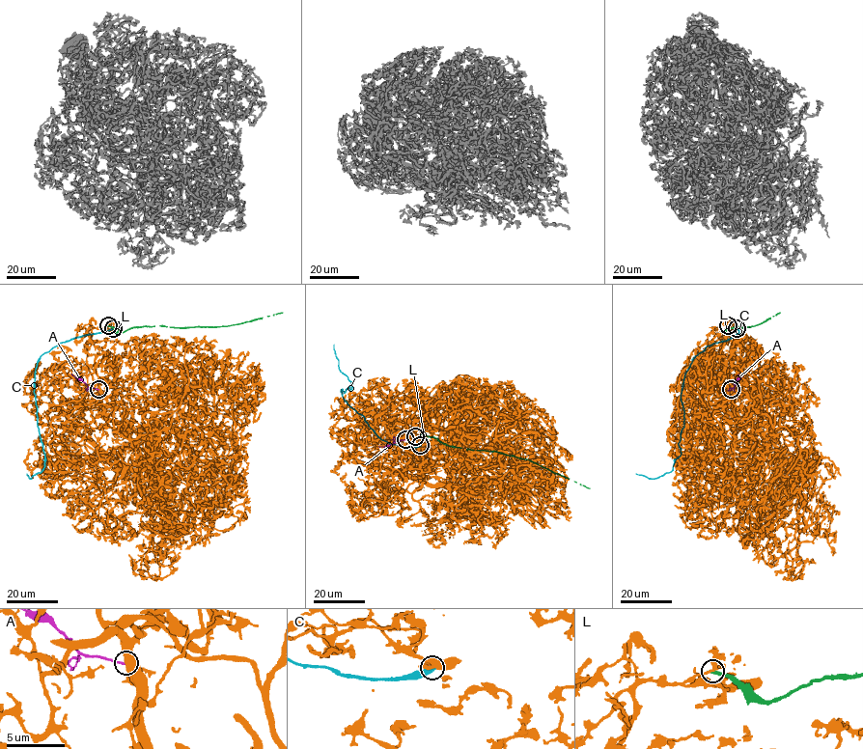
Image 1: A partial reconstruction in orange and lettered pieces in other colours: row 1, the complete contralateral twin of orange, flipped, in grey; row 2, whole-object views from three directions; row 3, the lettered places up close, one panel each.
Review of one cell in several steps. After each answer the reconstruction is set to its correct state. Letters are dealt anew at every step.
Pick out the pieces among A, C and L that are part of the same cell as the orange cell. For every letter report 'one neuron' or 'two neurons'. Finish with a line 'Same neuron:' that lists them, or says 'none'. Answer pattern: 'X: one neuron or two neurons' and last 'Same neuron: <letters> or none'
A: two neurons
C: two neurons
L: two neurons
Same neuron: none

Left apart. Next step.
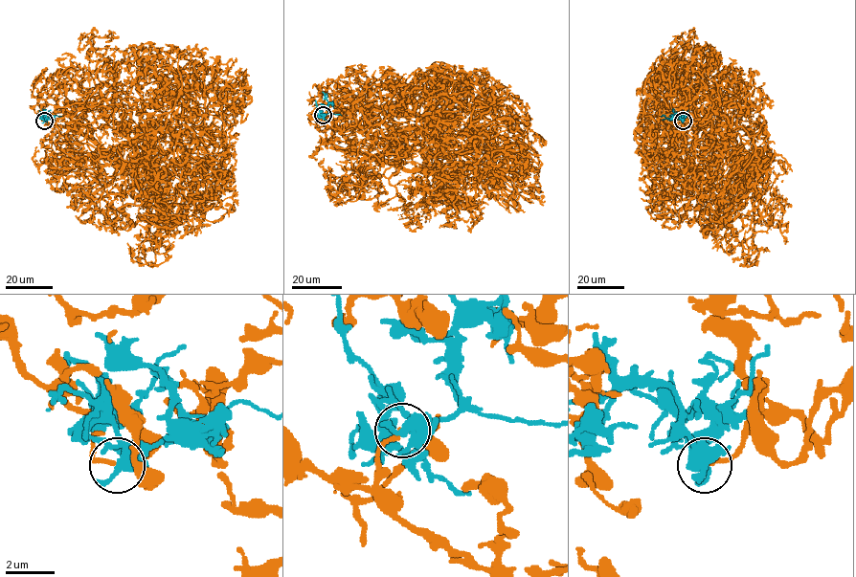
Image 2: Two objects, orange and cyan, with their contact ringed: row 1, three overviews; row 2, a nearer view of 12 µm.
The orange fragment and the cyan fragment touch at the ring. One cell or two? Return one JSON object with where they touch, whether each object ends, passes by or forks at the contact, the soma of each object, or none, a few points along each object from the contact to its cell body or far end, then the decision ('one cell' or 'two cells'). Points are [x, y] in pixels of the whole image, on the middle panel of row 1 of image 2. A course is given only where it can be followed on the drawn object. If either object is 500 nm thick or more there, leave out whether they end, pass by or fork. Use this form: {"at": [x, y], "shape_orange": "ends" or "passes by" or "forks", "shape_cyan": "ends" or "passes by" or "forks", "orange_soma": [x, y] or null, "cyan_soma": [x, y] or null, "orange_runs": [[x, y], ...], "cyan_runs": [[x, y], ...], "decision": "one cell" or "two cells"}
{"at": [323, 115], "shape_orange": "ends", "shape_cyan": "forks", "orange_soma": null, "cyan_soma": null, "orange_runs": [[322, 115], [334, 131], [371, 114], [418, 128], [452, 171], [437, 194], [440, 184], [412, 190]], "cyan_runs": [[323, 115], [328, 112], [328, 101], [323, 92]], "decision": "two cells"}

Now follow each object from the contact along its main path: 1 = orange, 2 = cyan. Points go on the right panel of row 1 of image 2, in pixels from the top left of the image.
1: (683, 121), (698, 111), (682, 90), (687, 87), (695, 143), (756, 166), (748, 266), (753, 243)
2: (683, 121), (679, 113), (670, 118), (661, 116)

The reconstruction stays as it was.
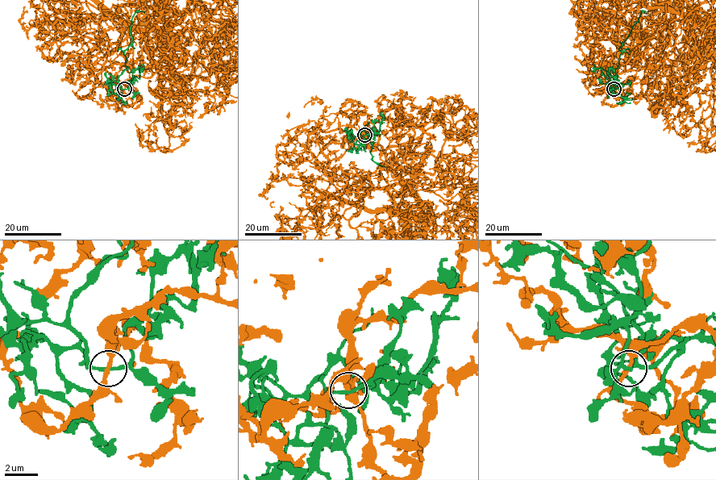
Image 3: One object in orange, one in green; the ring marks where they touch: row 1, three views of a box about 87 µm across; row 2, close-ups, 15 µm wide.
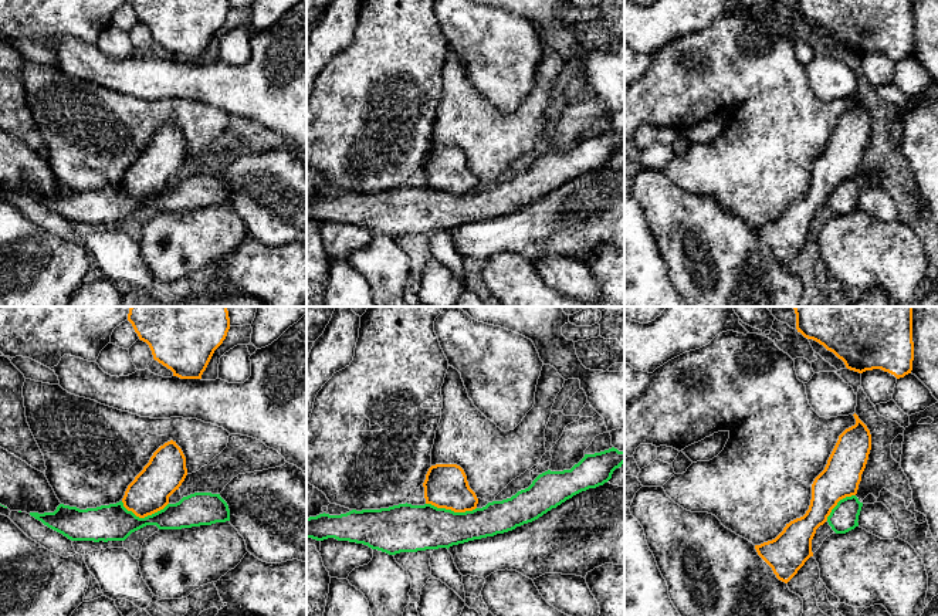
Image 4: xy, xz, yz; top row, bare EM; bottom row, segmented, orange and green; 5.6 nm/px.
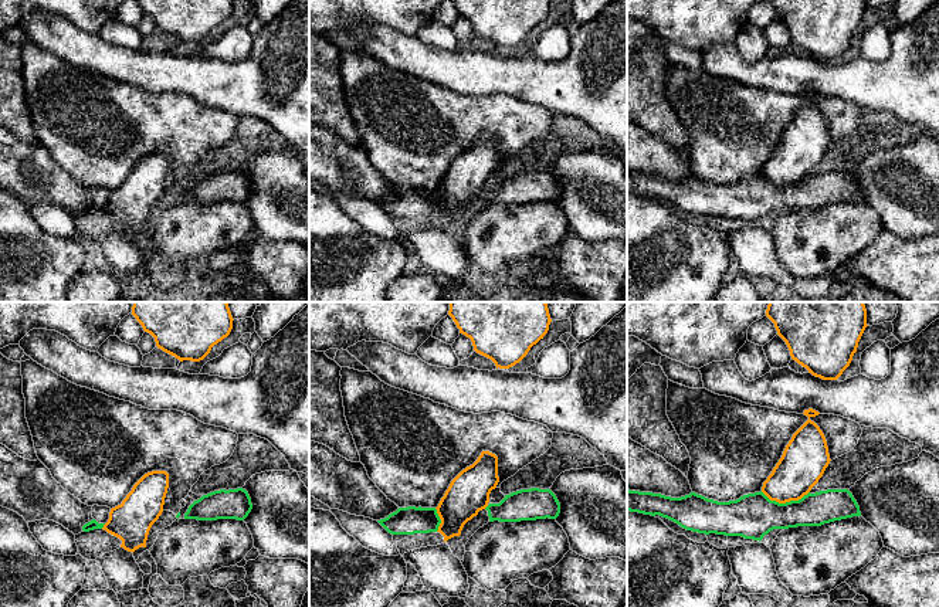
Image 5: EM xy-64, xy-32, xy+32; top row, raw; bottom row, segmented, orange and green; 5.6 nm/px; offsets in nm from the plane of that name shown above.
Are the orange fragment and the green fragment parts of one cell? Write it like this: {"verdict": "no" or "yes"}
{"verdict": "no"}

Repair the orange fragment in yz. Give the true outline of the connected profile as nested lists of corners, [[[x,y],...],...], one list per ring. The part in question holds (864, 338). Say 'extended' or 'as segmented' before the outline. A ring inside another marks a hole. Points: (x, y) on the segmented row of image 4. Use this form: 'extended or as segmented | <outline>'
as segmented | [[[792,307],[796,329],[842,359],[847,369],[863,373],[881,369],[904,378],[912,370],[912,307]]]

